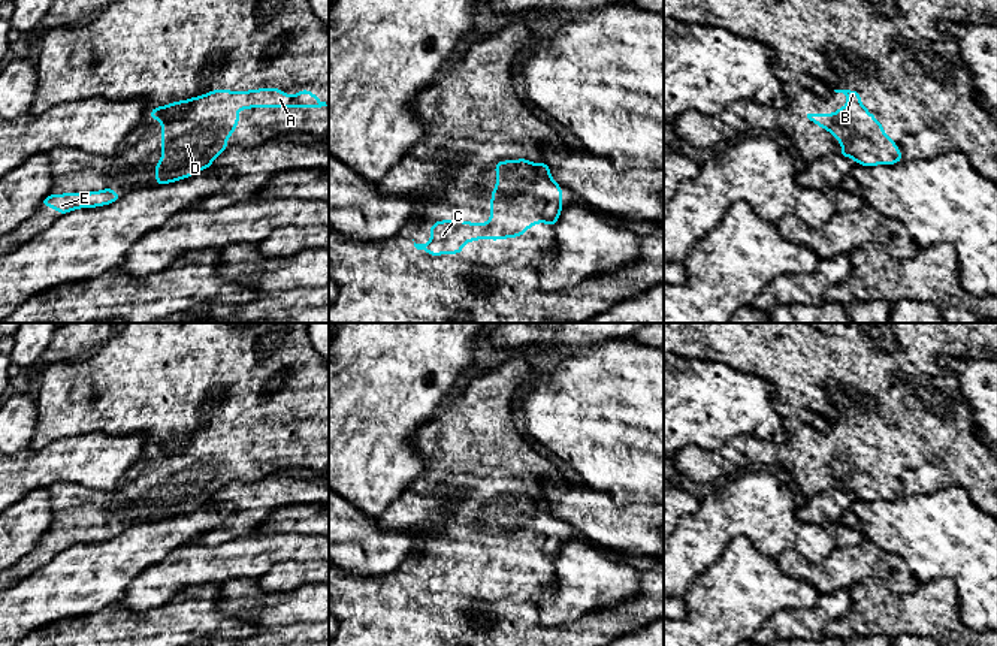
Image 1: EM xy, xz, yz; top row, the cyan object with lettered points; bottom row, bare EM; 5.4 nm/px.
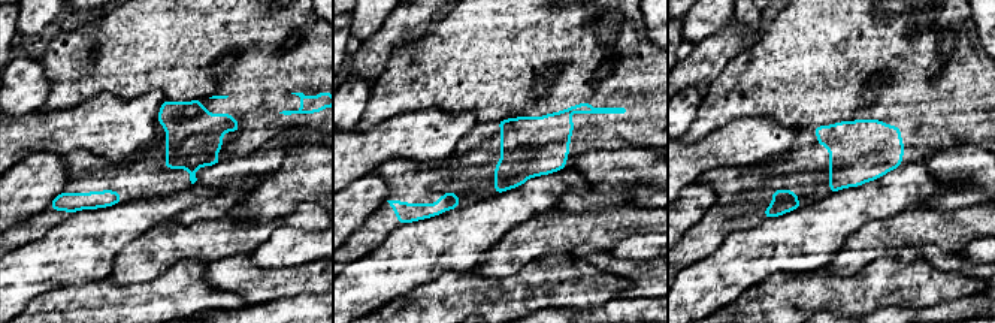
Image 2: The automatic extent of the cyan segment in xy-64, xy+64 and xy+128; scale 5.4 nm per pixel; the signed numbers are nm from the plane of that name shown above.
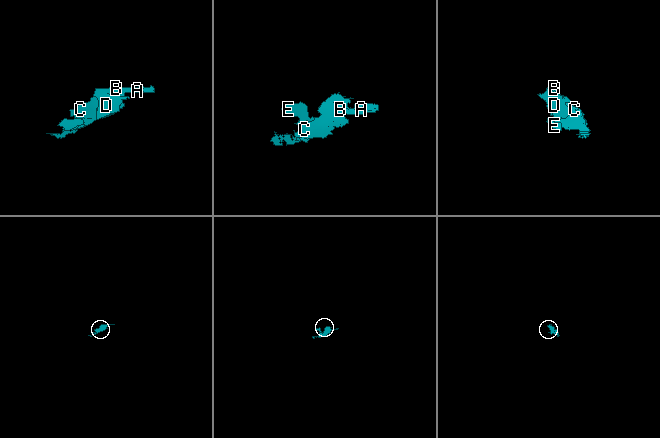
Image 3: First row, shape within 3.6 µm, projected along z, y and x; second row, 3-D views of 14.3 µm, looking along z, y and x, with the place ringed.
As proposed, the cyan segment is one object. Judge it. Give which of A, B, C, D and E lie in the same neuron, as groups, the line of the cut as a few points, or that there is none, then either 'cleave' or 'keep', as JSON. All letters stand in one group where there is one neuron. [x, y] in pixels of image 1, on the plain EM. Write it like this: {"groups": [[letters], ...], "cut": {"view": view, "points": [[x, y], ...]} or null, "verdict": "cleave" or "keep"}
{"groups": [["A", "B", "C", "D", "E"]], "cut": null, "verdict": "keep"}

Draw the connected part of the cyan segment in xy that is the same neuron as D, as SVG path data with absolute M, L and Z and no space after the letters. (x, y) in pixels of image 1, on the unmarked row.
M259 423L248 426L212 425L203 431L172 437L149 446L149 455L161 456L161 495L155 498L155 520L190 513L196 507L211 502L212 496L227 484L227 473L239 459L244 444L250 443L321 443L327 441L311 425L300 425L288 431L280 423Z

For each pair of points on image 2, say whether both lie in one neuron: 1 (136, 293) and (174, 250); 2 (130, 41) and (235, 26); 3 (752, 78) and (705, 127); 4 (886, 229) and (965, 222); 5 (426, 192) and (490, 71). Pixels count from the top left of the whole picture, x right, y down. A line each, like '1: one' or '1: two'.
1: two
2: one
3: one
4: one
5: one

